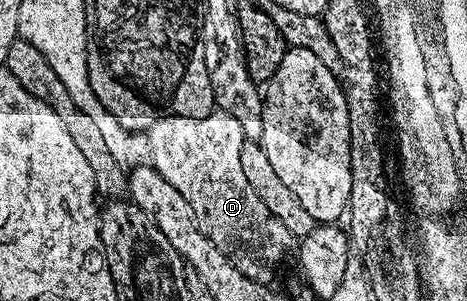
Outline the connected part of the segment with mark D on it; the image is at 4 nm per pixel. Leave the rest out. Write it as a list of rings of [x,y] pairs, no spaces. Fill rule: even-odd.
[[[220,109],[202,119],[166,115],[149,128],[147,138],[151,166],[187,199],[199,229],[240,273],[257,284],[268,284],[285,254],[294,250],[295,240],[243,177],[241,154],[247,140],[239,121]]]

